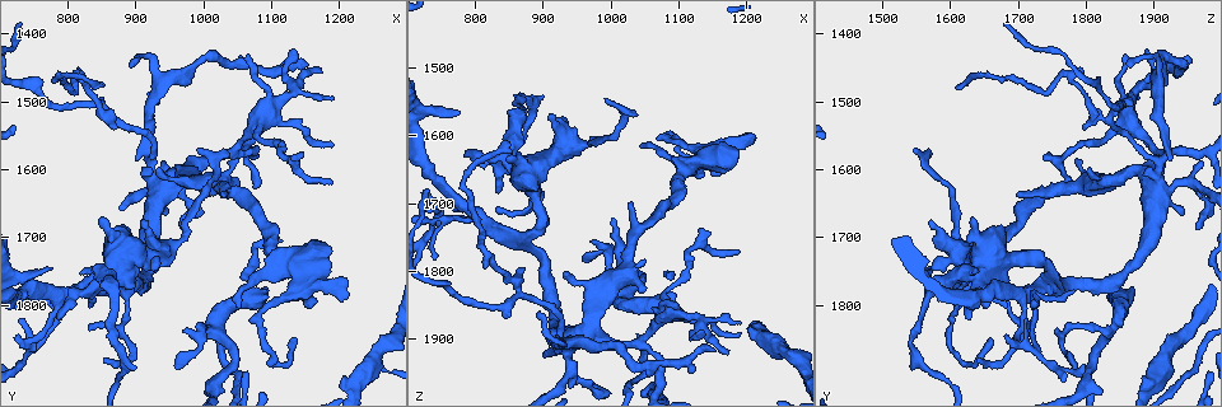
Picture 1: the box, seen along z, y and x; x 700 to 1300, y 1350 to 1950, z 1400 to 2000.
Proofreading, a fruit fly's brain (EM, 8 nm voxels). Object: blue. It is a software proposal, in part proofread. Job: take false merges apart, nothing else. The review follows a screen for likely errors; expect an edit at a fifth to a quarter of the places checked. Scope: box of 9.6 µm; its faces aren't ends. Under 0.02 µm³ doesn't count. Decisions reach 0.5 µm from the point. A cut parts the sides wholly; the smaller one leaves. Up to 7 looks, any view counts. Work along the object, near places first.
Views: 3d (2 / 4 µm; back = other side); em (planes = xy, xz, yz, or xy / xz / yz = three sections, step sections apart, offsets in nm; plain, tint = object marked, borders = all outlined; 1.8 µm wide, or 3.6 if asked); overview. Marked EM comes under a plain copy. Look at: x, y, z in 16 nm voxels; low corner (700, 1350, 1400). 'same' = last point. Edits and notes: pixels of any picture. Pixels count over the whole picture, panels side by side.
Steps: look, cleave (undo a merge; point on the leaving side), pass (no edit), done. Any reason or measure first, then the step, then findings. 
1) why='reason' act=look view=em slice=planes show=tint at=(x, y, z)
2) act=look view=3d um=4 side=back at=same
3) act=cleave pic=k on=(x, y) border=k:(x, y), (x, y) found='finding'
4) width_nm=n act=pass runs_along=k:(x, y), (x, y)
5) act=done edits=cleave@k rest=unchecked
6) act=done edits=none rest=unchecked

why='abrupt turn' act=look view=em slice=planes show=tint at=(995, 1845, 1765)

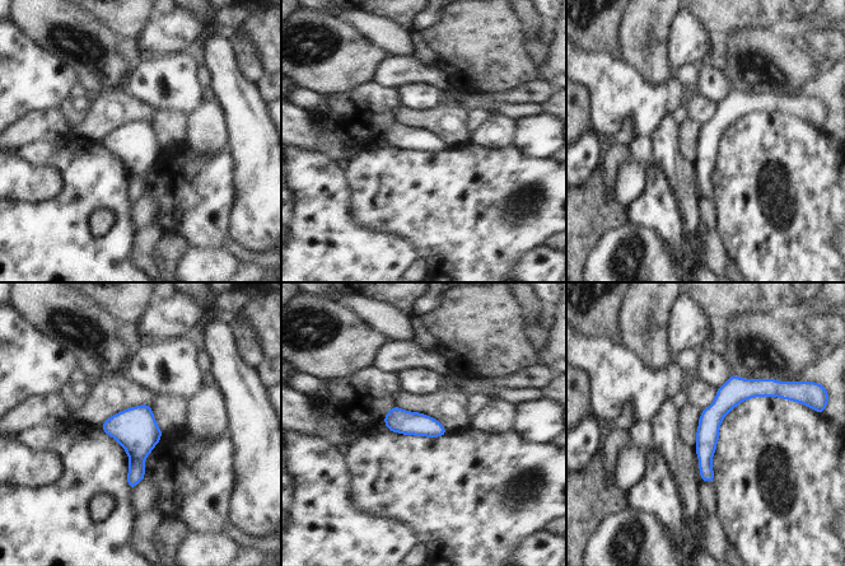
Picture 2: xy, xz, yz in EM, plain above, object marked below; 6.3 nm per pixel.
act=pass runs_along=2:(774, 386), (710, 419), (704, 477) found='continuous, no second neuron'

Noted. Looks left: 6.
act=look view=em slice=planes show=tint at=(1230, 1910, 1900)

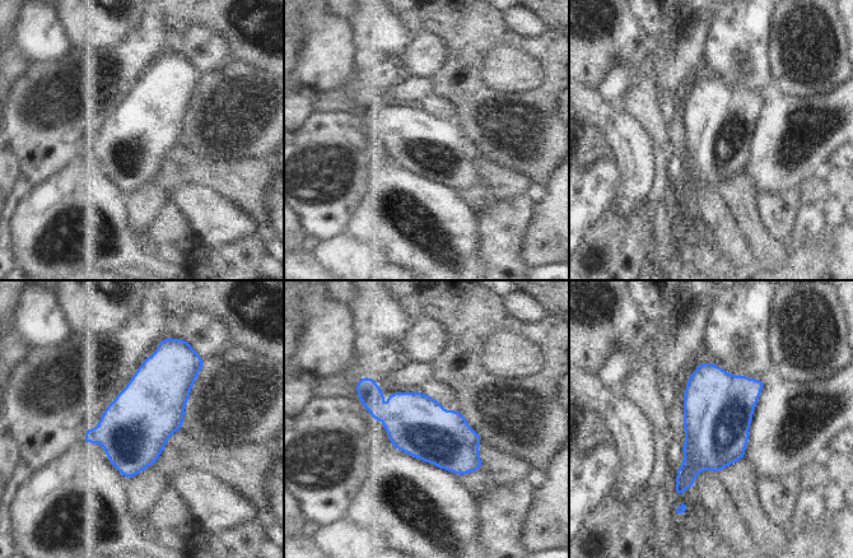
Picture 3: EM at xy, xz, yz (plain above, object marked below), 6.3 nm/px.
act=pass found='continuous, no second neuron'

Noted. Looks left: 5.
why='side arm on a straight run' act=look view=3d um=4 at=(865, 1530, 1835)

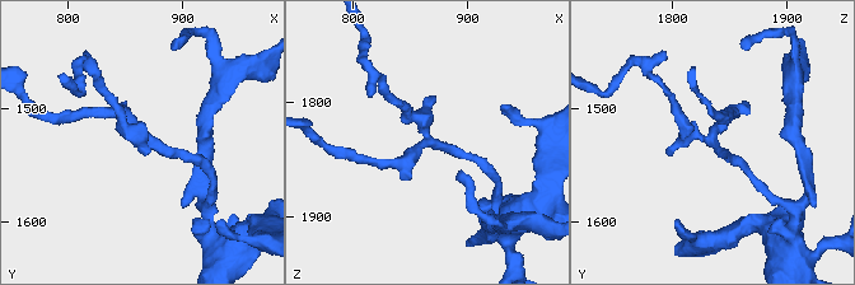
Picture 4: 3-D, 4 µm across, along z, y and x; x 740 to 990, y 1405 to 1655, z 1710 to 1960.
arms=3 why='need the tissue' act=look view=em slice=planes show=borders at=(866, 1528, 1834)

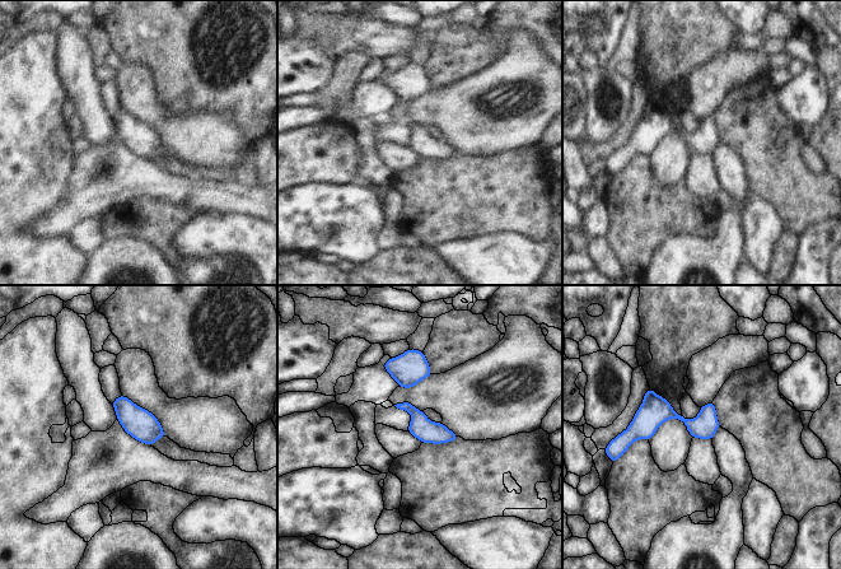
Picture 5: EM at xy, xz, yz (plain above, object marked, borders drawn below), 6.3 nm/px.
act=pass runs_along=5:(715, 424), (652, 415), (629, 434) found='all the same neuron'

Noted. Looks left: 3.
act=done edits=none rest=unchecked

